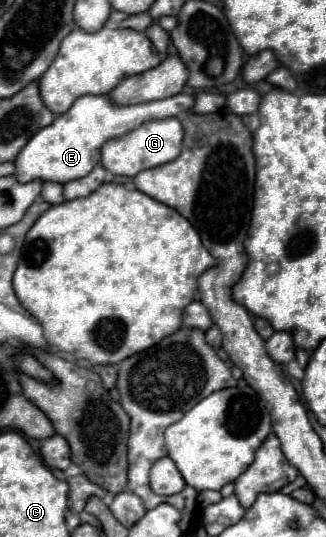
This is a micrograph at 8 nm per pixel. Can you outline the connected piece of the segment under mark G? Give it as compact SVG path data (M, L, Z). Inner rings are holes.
M164 118L164 120L150 120L142 126L130 130L122 138L110 140L102 146L102 166L116 174L116 176L136 176L142 170L156 168L160 164L172 162L182 148L182 126L178 118Z

